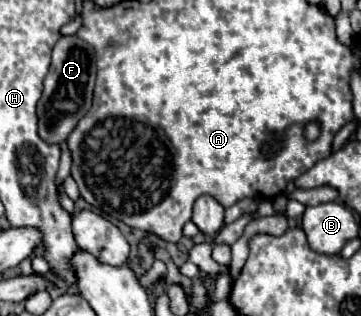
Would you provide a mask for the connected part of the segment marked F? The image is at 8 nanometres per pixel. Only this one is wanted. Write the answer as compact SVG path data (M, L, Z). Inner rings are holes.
M77 36L59 38L53 46L51 68L45 76L43 96L37 102L37 132L47 144L61 144L77 122L89 112L95 86L95 50Z

